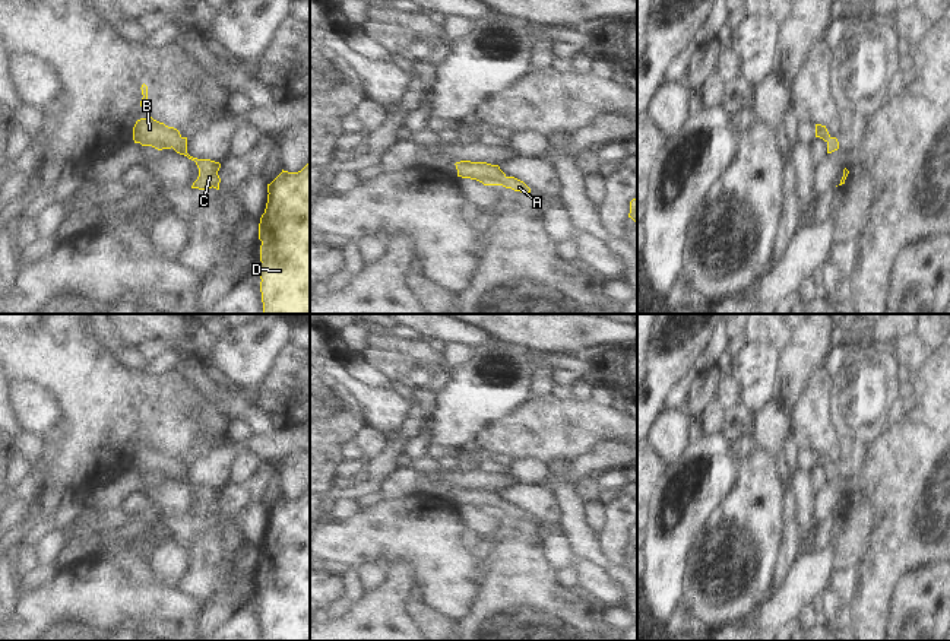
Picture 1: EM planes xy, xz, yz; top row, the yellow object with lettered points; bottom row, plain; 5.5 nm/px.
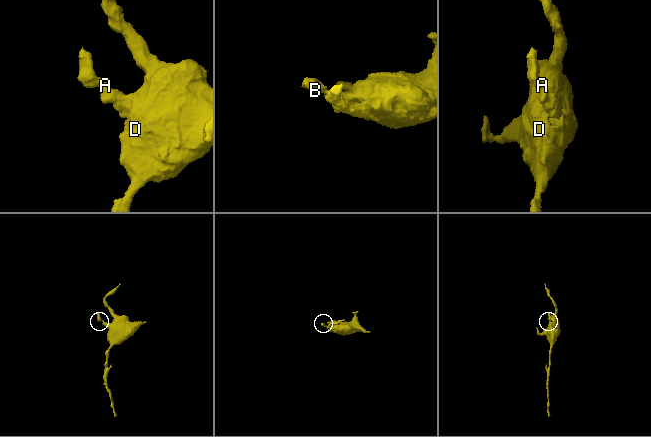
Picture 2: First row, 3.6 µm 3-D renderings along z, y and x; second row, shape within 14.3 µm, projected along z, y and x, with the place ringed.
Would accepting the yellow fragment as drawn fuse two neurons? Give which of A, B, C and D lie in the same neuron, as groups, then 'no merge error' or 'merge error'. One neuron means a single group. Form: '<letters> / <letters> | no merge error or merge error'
A B C D | no merge error

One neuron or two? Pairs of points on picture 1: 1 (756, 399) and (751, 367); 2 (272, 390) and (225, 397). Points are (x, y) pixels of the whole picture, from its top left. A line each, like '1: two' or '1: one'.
1: one
2: two

